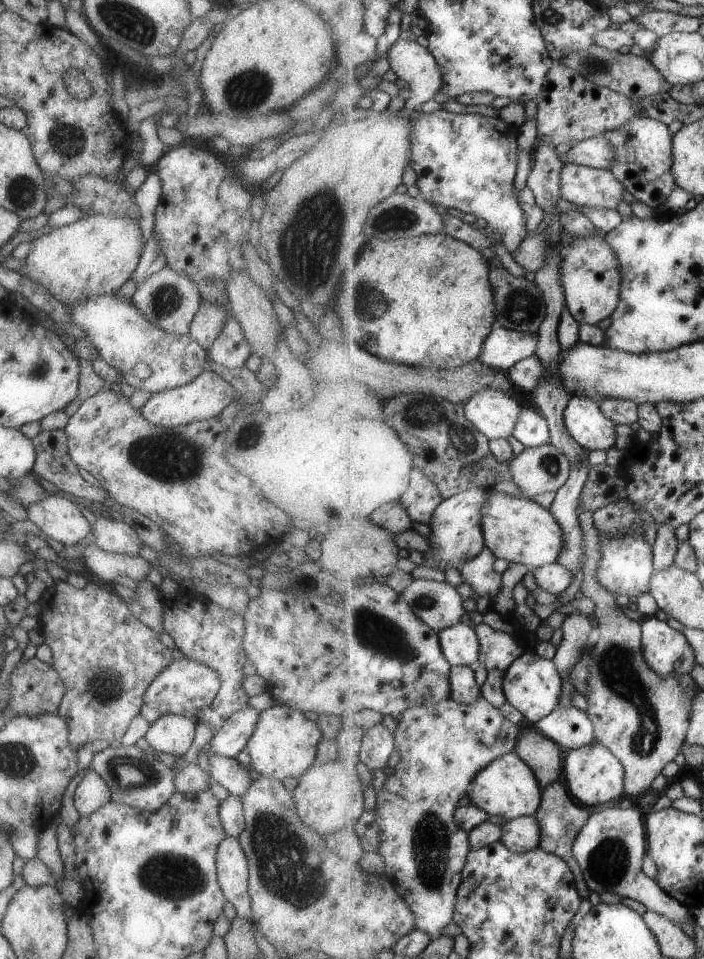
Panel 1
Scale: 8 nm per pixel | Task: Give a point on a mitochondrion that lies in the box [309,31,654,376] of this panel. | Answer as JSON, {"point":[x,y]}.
{"point":[521,306]}

